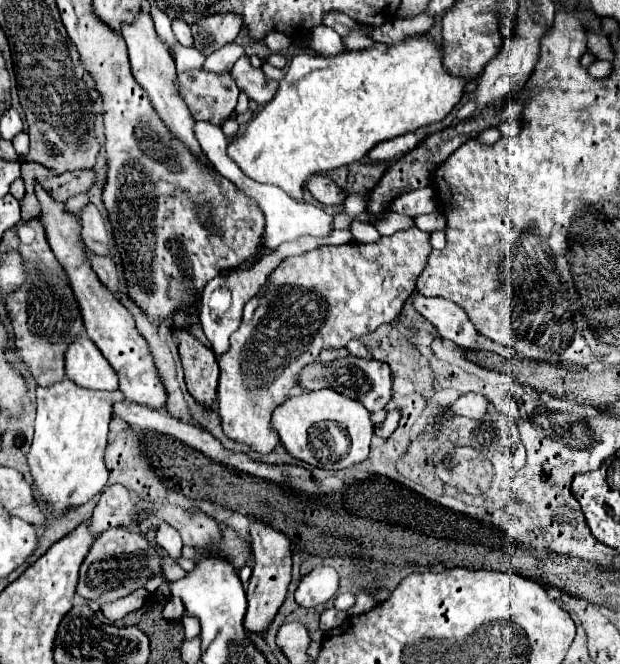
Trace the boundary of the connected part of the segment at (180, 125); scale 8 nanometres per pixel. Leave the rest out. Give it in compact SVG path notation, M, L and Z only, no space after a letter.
M140 10L132 24L122 24L122 36L124 36L126 44L128 44L132 74L138 80L138 84L148 92L148 96L152 100L152 106L158 110L158 116L166 122L166 126L170 126L170 130L178 136L178 140L182 140L204 164L208 164L208 160L202 154L200 144L198 144L198 140L194 136L194 120L190 118L190 112L186 110L182 98L178 98L178 94L174 92L174 78L176 78L174 58L170 54L170 48L158 38L150 14Z

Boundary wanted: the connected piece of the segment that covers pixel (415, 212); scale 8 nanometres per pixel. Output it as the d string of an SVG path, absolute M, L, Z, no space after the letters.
M420 188L420 190L400 194L398 198L394 198L390 208L392 208L392 212L398 212L398 214L404 214L410 218L430 214L432 210L436 210L434 190L432 188Z

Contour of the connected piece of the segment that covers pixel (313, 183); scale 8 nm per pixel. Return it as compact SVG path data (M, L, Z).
M314 174L310 180L308 180L308 190L312 192L312 196L322 202L322 204L332 204L332 206L338 206L344 202L344 190L328 176L324 174Z

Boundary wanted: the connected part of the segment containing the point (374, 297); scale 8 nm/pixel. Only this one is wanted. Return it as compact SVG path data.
M412 226L392 236L384 236L374 244L350 242L342 246L320 246L302 256L286 258L274 276L270 276L262 294L244 306L242 324L230 336L230 350L218 358L218 414L224 434L234 442L248 444L260 454L274 452L280 446L280 440L270 430L270 418L276 406L290 396L302 366L316 362L320 350L326 346L346 346L352 338L360 338L382 324L390 324L400 314L406 298L416 290L416 280L426 266L430 250L430 234Z

